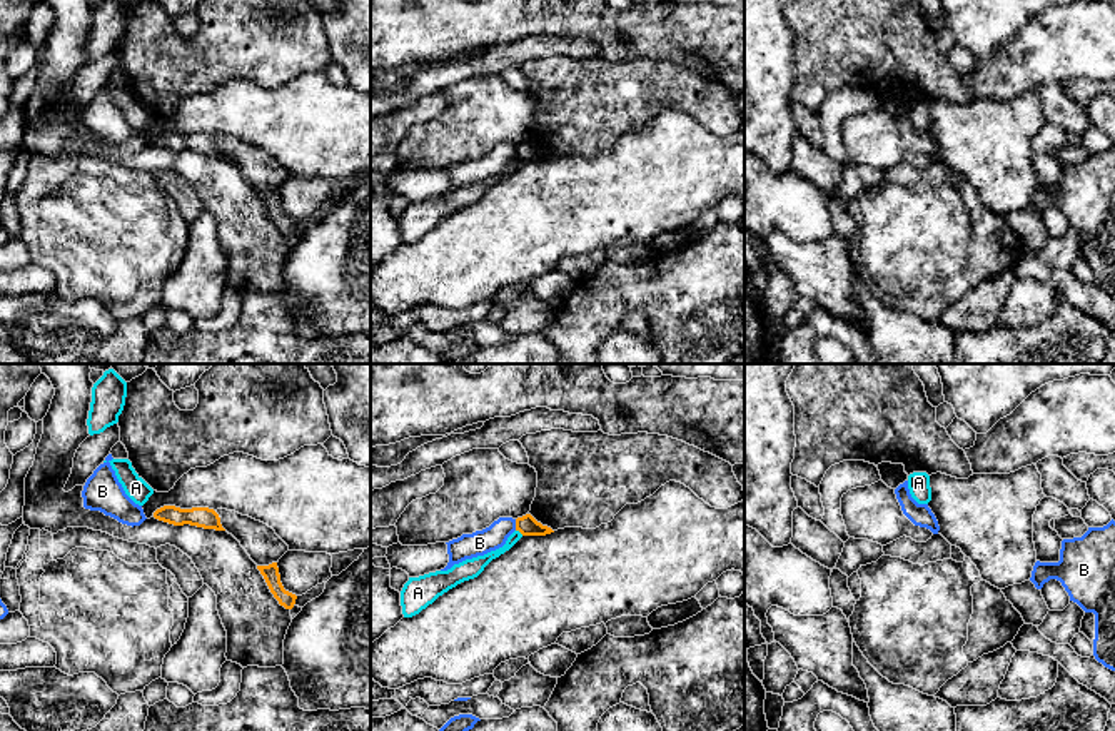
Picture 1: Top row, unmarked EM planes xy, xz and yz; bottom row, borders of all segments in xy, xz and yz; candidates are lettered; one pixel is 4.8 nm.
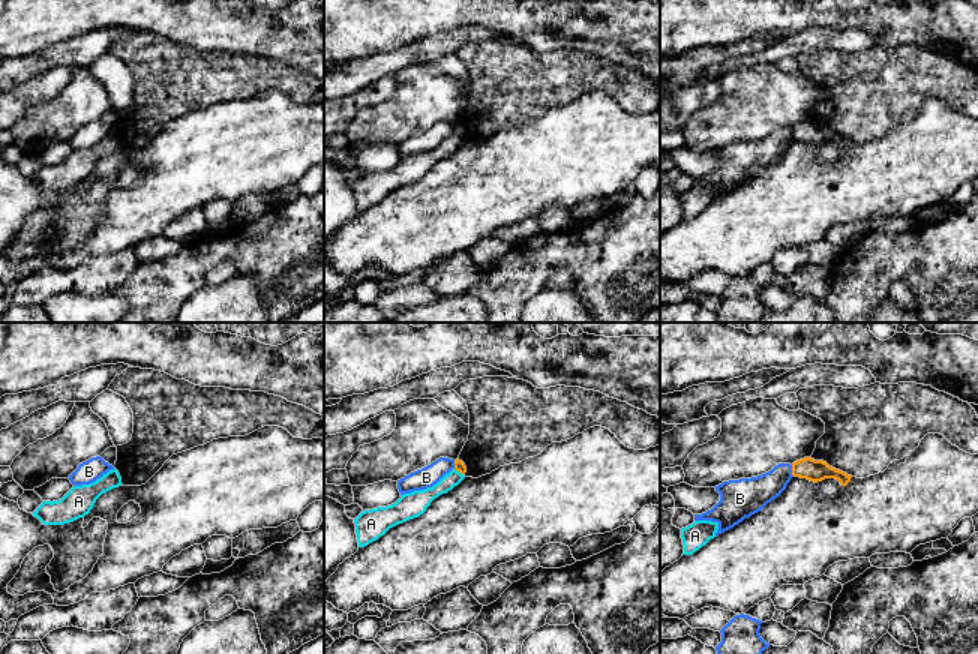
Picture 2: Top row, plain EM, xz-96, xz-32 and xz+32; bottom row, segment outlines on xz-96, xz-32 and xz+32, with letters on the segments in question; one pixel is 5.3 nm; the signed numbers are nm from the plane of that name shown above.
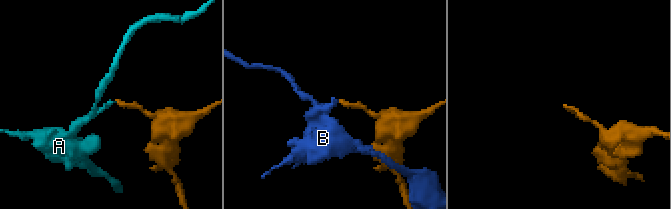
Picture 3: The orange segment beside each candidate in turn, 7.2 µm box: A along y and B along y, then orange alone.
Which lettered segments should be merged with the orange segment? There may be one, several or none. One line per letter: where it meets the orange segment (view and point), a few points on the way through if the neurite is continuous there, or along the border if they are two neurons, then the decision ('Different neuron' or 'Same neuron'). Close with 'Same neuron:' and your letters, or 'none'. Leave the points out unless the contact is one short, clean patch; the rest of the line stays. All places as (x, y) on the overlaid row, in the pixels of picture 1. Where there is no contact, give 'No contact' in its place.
A: Touches orange at xz (519, 531). Boundary: xz (516, 529), (523, 534). Different neuron
B: Touches orange at xz (516, 524). Different neuron
Same neuron: none

